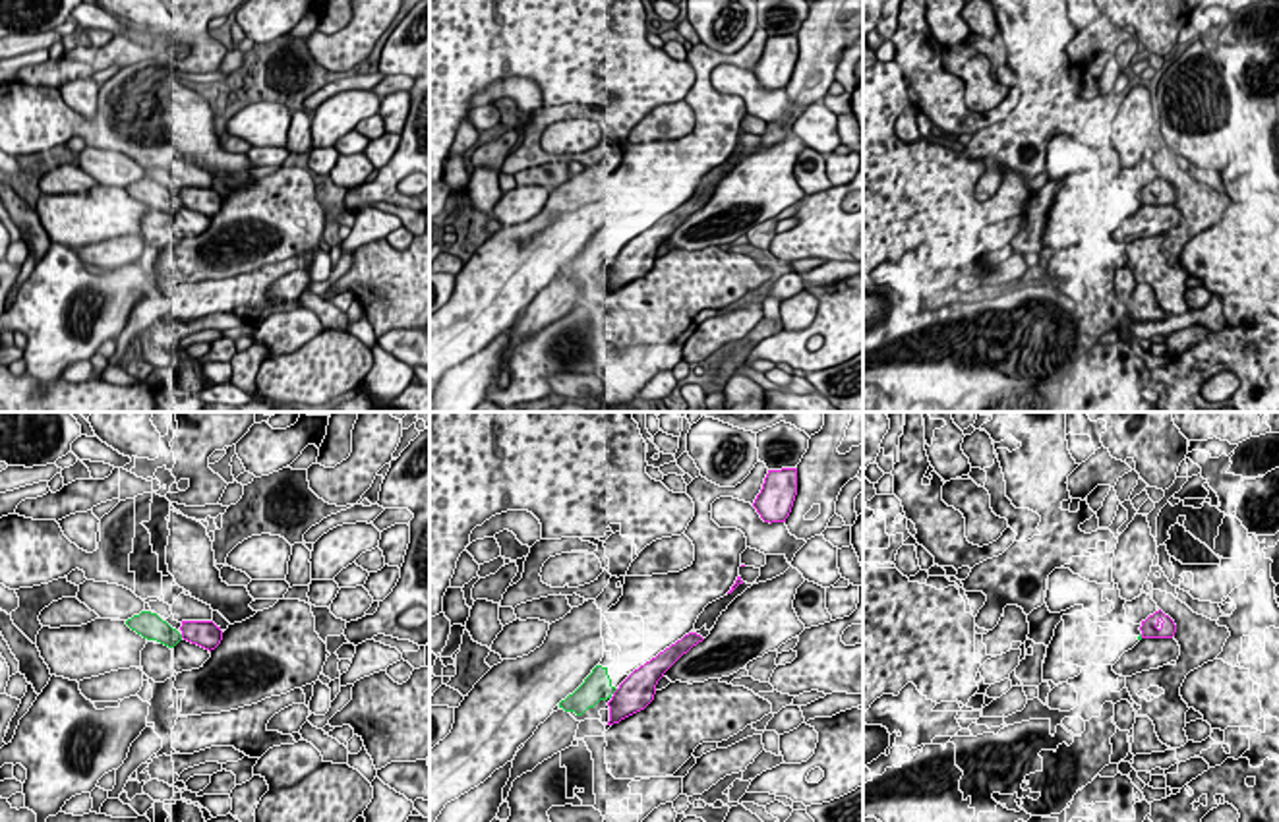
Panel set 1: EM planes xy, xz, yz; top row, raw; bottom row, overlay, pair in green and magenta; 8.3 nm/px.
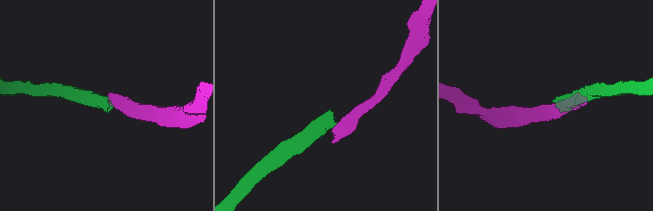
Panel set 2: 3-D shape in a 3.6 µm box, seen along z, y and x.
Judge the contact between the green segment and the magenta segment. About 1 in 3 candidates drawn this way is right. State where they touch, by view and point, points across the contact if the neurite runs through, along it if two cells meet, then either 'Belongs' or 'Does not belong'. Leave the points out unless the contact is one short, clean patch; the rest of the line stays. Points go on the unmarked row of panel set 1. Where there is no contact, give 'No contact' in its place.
Touches green at xz (614, 258). Belongs

